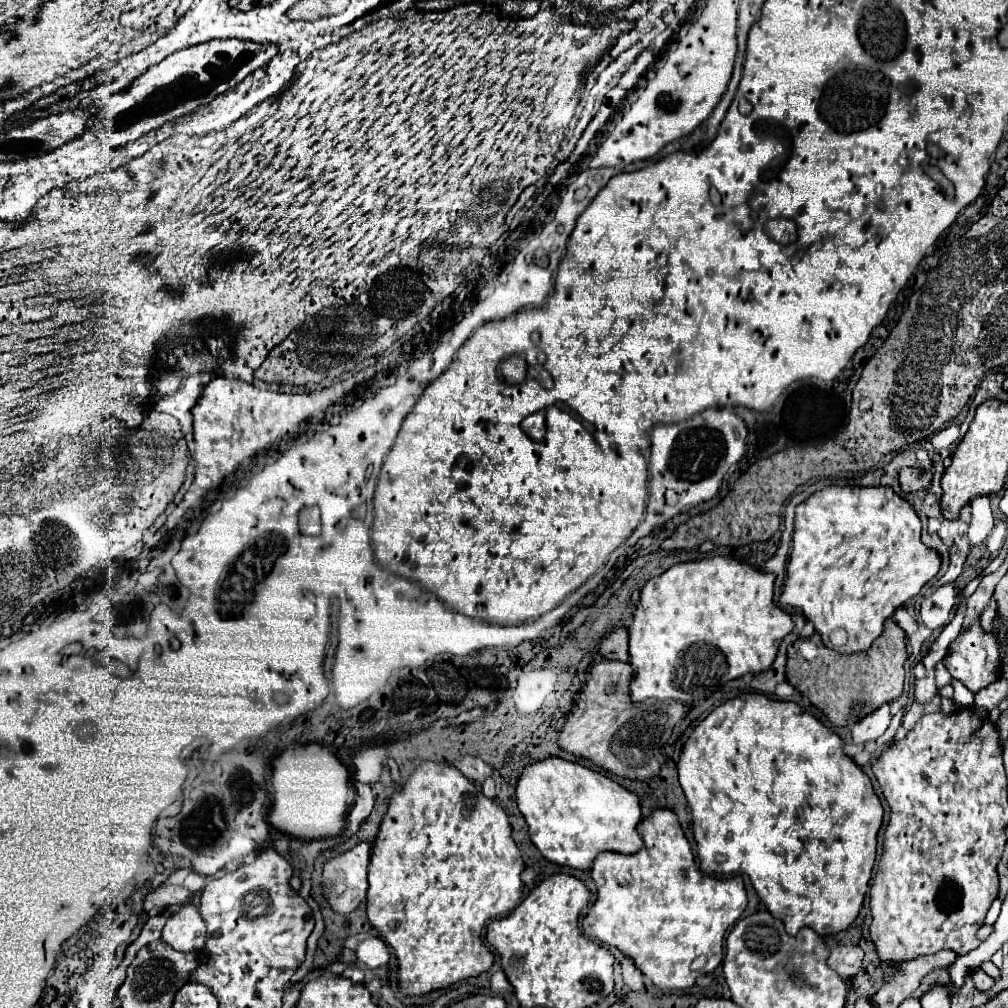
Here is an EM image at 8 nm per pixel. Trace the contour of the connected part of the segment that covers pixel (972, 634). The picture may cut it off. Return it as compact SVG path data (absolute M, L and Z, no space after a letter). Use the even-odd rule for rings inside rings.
M974 623L968 629L964 629L954 643L950 643L944 663L952 677L956 677L972 693L978 693L980 689L988 687L990 683L998 681L998 677L1000 677L1000 651L996 645L996 637L984 633L980 623Z

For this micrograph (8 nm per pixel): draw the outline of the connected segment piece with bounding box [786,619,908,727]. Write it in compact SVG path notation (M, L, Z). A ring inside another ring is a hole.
M894 619L884 621L882 635L872 643L868 651L860 653L838 653L834 649L824 647L822 637L818 633L812 635L812 641L818 647L816 659L808 661L798 651L798 643L788 647L788 665L786 679L794 685L802 695L806 695L812 705L816 705L834 725L852 727L868 713L876 711L880 705L894 701L902 693L904 685L904 663L908 659L906 651L906 633L898 627Z

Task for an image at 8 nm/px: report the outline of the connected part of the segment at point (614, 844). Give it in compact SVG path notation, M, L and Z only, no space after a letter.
M548 757L528 765L516 787L516 801L528 823L532 843L552 863L588 869L600 851L636 853L642 847L636 829L642 815L640 797L580 763Z

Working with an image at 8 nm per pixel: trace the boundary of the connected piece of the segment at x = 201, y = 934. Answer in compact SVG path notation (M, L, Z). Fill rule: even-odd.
M190 903L182 905L180 911L166 921L162 941L182 953L202 951L206 941L206 923L202 921L198 909Z

